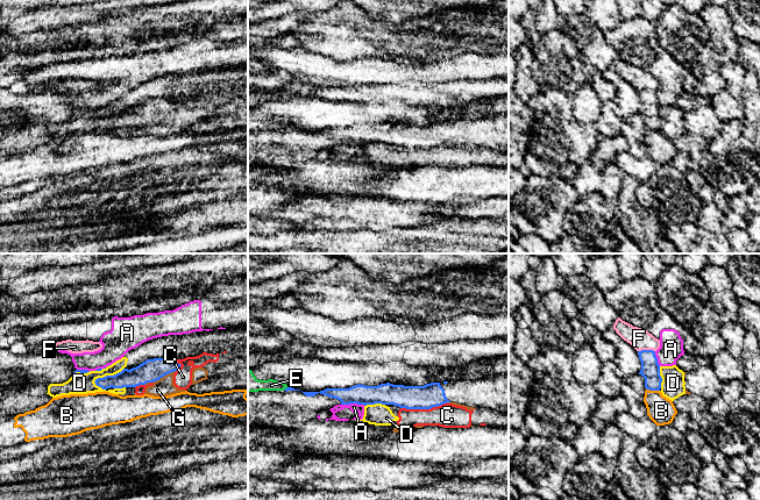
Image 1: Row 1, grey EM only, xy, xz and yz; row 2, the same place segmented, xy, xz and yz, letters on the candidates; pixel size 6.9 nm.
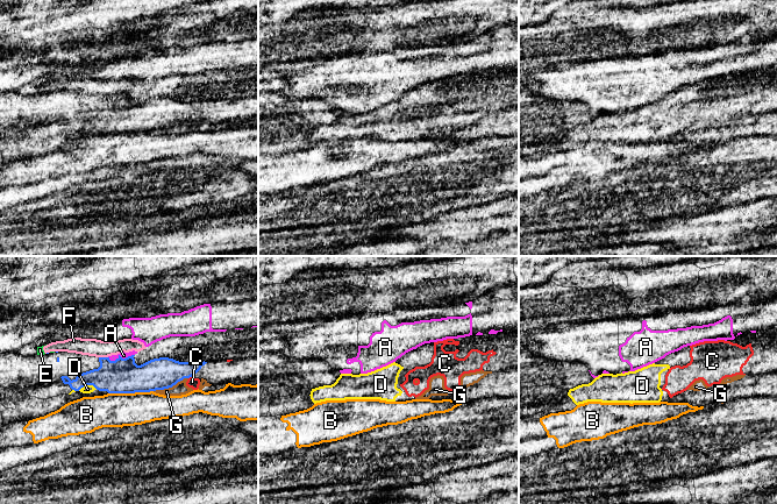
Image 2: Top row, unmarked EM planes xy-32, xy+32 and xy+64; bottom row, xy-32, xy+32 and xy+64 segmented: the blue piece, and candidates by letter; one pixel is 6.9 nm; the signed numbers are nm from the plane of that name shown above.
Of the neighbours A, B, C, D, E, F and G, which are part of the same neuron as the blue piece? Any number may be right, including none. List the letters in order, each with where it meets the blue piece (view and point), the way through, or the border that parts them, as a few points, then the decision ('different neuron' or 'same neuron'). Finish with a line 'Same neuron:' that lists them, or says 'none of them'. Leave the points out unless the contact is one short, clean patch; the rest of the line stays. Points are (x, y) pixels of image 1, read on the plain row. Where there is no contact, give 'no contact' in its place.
A: contact xz (353, 142); border xz (341, 143), (364, 144); different neuron
B: contact yz (653, 129); different neuron
C: contact xz (423, 148); different neuron
D: contact xy (107, 115); border xy (123, 107), (113, 114), (99, 116), (94, 123); different neuron
E: contact xz (285, 128); different neuron
F: contact yz (646, 90); different neuron
G: contact xy (163, 115); different neuron
Same neuron: none of them

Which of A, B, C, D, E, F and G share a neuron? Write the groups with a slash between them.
A / B / C D / E F / G

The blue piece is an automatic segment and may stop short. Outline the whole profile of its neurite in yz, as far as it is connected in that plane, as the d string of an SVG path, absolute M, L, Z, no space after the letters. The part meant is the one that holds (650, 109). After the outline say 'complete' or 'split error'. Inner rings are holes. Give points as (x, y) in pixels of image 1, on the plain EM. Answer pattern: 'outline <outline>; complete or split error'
outline M653 90L638 91L641 101L639 114L645 117L645 127L649 130L660 130L662 117L660 115L660 105Z; complete

